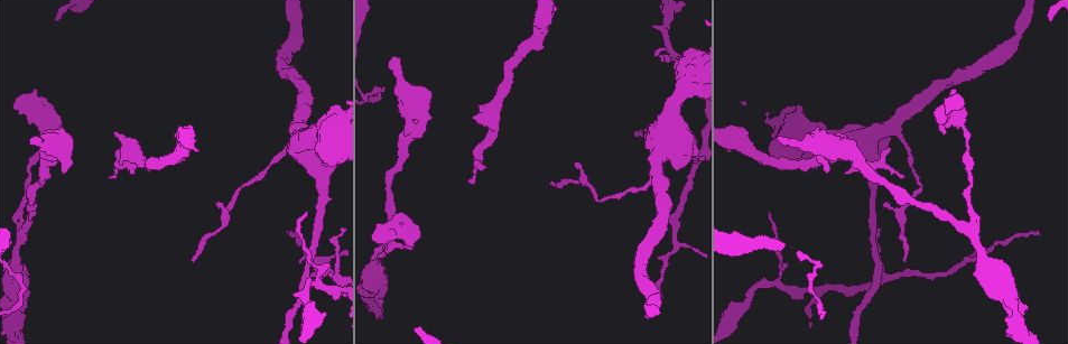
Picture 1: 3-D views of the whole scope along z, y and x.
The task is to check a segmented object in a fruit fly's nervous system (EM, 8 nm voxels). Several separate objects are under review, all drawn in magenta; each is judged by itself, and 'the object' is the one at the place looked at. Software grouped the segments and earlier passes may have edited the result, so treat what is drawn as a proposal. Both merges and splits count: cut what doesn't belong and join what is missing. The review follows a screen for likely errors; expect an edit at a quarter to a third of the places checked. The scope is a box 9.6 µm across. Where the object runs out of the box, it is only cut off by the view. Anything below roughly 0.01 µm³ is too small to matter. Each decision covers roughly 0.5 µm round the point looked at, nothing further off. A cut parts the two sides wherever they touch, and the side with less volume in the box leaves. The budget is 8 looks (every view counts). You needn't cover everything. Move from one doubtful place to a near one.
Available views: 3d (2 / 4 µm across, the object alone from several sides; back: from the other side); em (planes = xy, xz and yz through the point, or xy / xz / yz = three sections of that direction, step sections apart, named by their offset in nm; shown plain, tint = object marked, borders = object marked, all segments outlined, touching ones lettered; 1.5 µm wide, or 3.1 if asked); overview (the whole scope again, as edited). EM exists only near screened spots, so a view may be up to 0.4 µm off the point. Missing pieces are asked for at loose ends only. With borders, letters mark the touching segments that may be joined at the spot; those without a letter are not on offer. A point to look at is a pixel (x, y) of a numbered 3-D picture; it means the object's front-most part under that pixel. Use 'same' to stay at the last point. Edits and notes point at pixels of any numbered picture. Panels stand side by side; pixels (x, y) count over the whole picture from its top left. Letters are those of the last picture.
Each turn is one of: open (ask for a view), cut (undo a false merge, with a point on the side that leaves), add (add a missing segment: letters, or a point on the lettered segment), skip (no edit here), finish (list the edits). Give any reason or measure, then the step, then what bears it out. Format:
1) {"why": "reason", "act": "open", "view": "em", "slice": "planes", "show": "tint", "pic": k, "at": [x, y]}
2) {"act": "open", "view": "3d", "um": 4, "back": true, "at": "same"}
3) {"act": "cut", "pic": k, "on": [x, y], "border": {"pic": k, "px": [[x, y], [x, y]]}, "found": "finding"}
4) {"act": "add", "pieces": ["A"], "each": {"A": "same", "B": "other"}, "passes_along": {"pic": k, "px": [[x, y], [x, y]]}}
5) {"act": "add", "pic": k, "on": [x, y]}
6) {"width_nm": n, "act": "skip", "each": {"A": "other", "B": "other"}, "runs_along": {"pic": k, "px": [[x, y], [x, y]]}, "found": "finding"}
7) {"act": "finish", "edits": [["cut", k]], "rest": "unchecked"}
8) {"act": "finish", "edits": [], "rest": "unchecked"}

{"why": "thick turns thin", "act": "open", "view": "em", "slice": "xy", "step": 8, "show": "borders", "pic": 1, "at": [737, 309]}

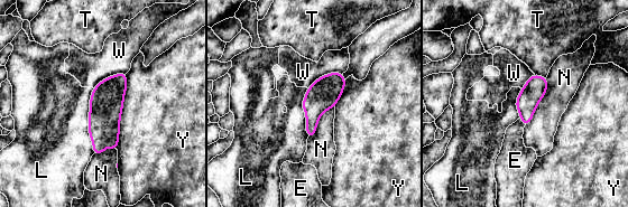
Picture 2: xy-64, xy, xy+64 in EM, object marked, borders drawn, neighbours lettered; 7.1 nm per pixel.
{"width_nm": 160, "act": "skip", "each": {"E": "other", "L": "other", "N": "other", "T": "other", "W": "other", "Y": "other"}, "border": {"pic": 2, "px": [[546, 77], [546, 93], [525, 126]]}, "found": "continuous, no second neuron"}

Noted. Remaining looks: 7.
{"why": "free end", "act": "open", "view": "em", "slice": "yz", "step": 8, "show": "tint", "pic": 1, "at": [430, 92]}

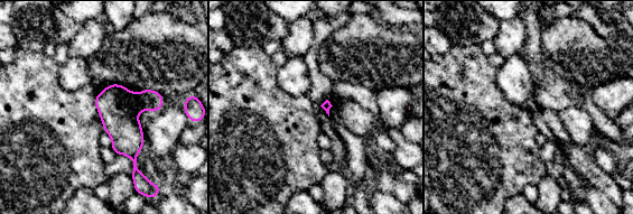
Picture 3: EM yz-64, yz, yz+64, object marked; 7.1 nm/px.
{"act": "open", "view": "em", "slice": "planes", "show": "borders", "at": "same"}

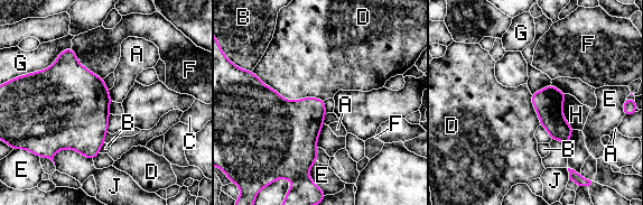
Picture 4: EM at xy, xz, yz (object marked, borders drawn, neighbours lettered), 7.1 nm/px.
{"width_nm": 200, "act": "skip", "each": {"A": "other", "B": "other", "C": "other", "D": "other", "E": "other", "F": "other", "G": "other", "H": "other", "J": "other"}, "border": {"pic": 4, "px": [[251, 71], [288, 100], [324, 100]]}, "found": "none of them fits"}

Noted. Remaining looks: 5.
{"act": "open", "view": "3d", "um": 2, "pic": 1, "at": [56, 20]}

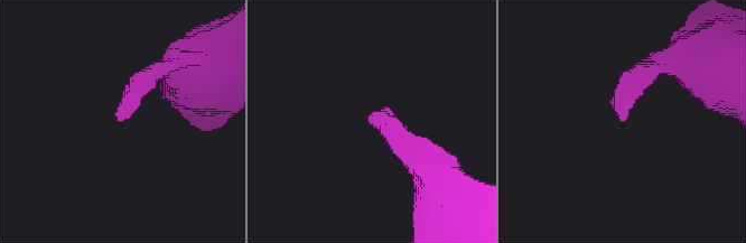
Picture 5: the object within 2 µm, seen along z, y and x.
{"act": "open", "view": "em", "slice": "xy", "step": 8, "show": "borders", "pic": 5, "at": [374, 120]}

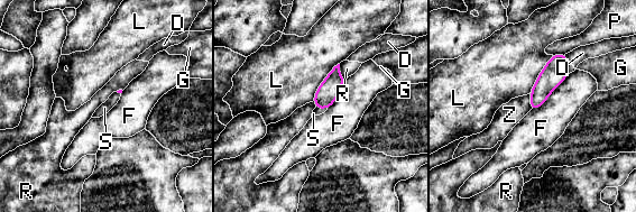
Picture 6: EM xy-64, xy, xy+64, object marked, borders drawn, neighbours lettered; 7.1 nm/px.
{"act": "add", "pieces": ["S"], "each": {"D": "other", "F": "other", "G": "other", "L": "other", "P": "other", "R": "other", "S": "same", "Z": "other"}, "passes_along": {"pic": 6, "px": [[328, 92], [321, 108], [316, 111]]}, "found": "the neuron continues"}

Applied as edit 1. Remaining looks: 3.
{"act": "finish", "edits": [["add", 6]], "rest": "unchecked"}

